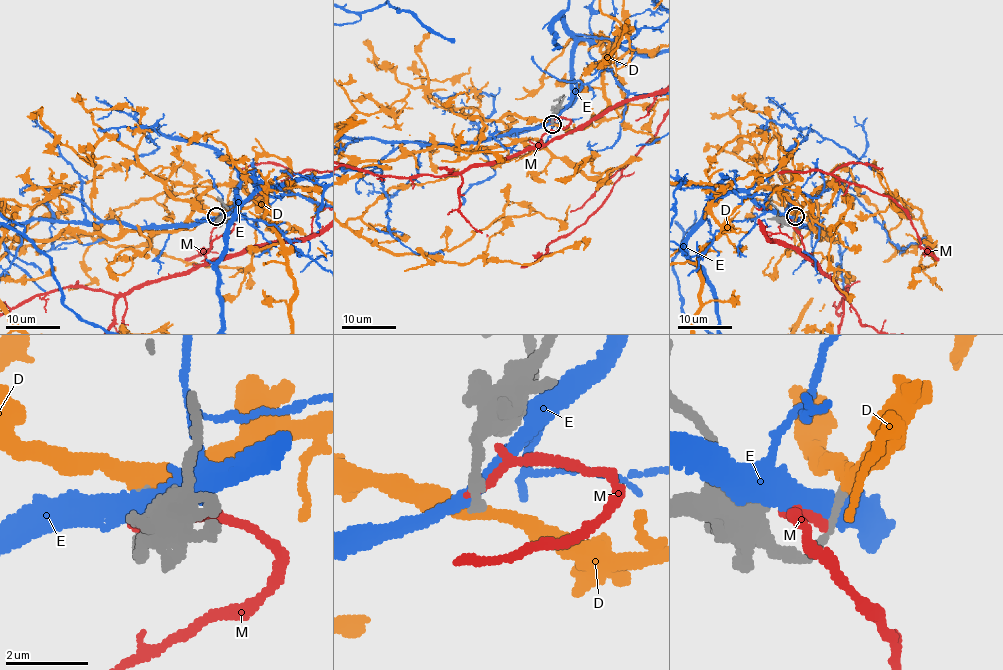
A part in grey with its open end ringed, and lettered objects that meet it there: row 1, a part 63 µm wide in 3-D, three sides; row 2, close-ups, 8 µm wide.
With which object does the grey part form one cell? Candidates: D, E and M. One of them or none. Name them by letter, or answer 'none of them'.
D

